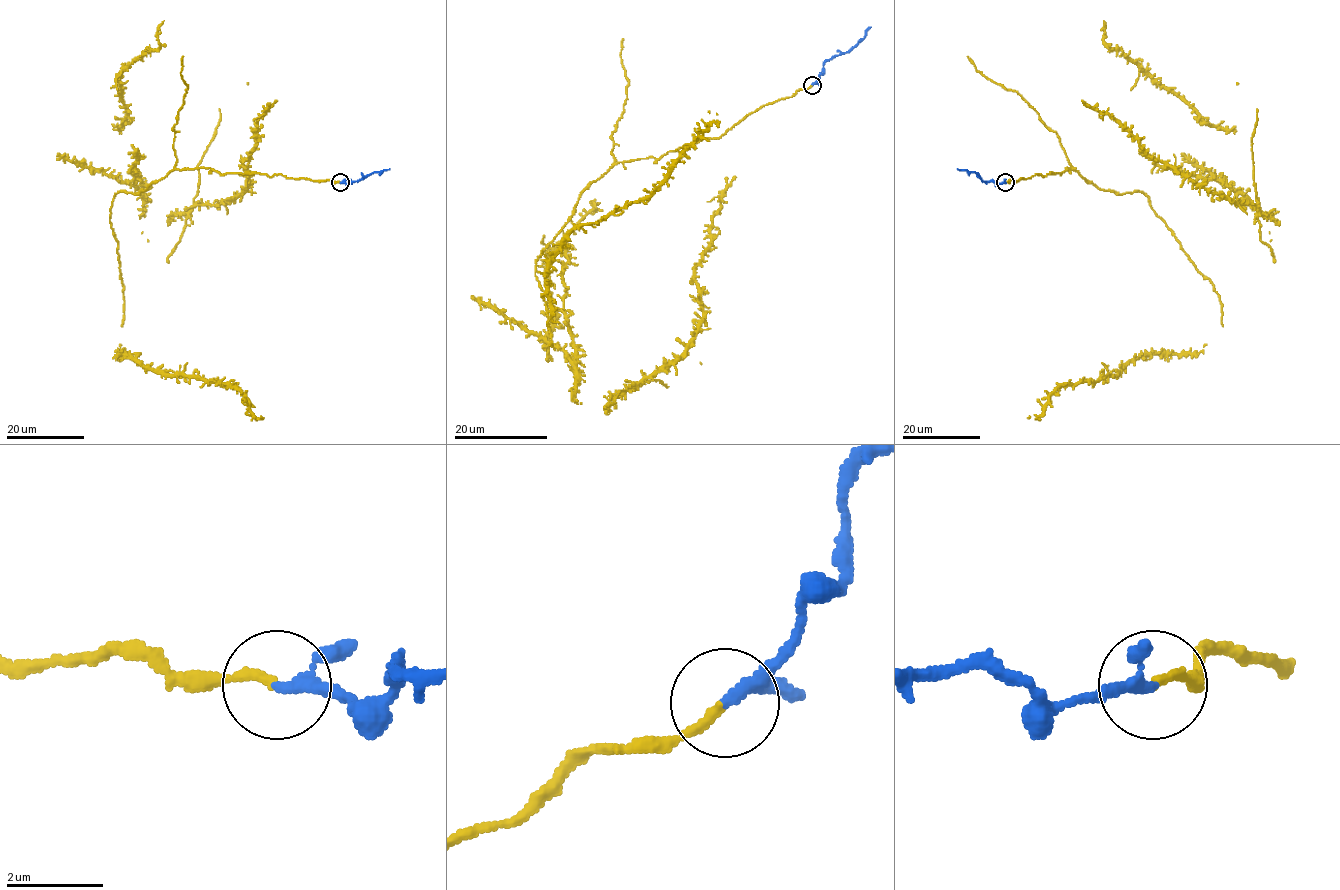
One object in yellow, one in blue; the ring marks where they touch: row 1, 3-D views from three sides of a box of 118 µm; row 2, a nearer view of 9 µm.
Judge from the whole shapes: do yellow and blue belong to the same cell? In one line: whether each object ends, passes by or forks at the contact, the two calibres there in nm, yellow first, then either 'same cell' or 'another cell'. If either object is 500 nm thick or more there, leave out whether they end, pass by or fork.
yellow ends; blue passes by; calibres 180 and 200 nm; another cell

